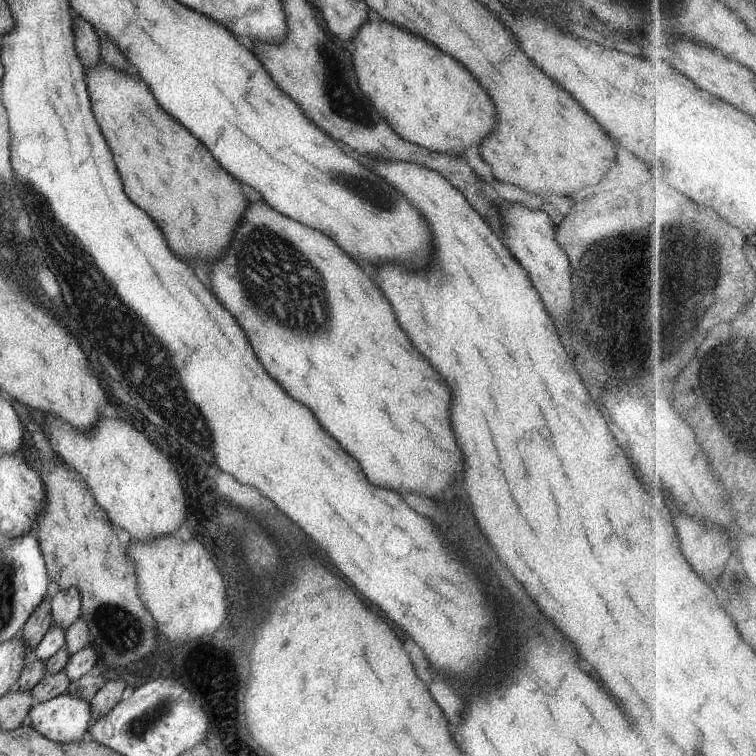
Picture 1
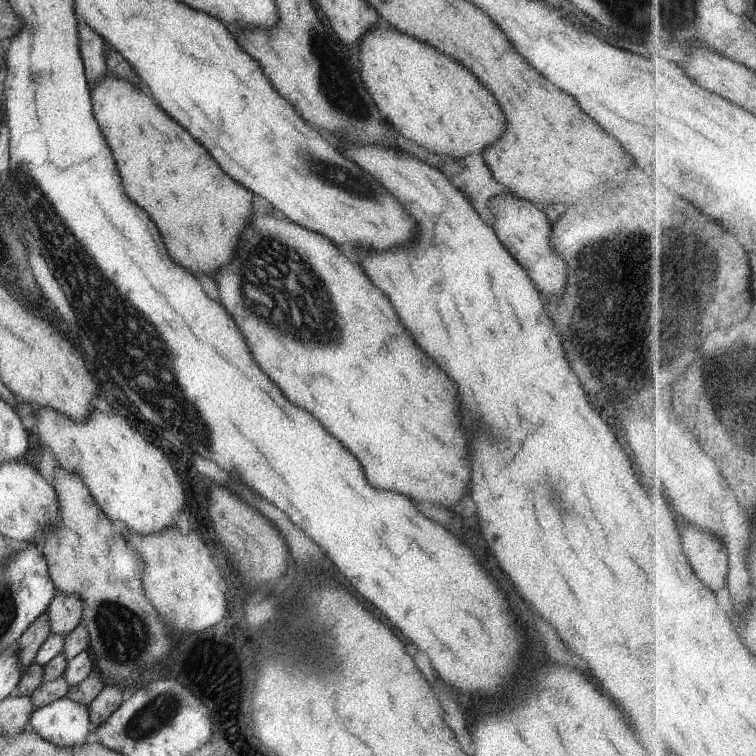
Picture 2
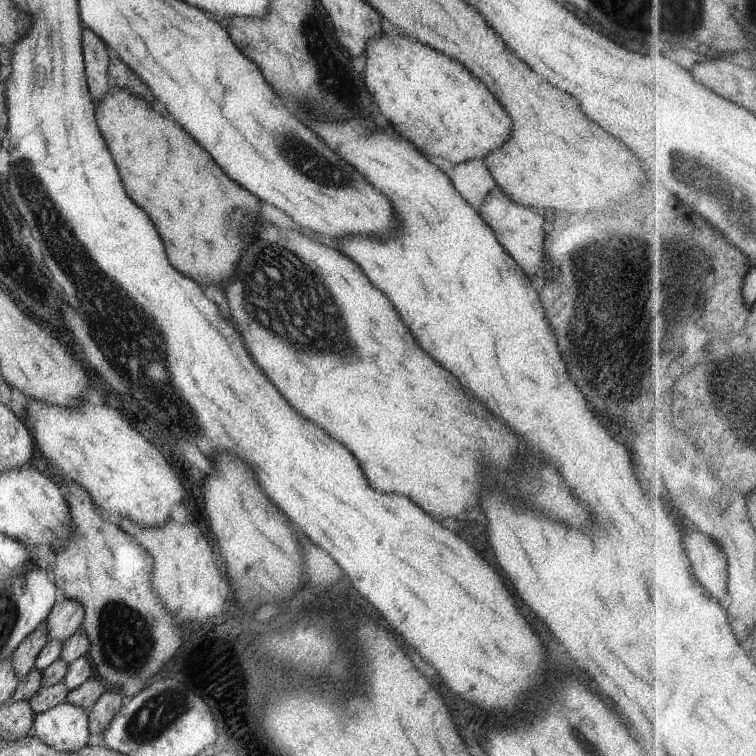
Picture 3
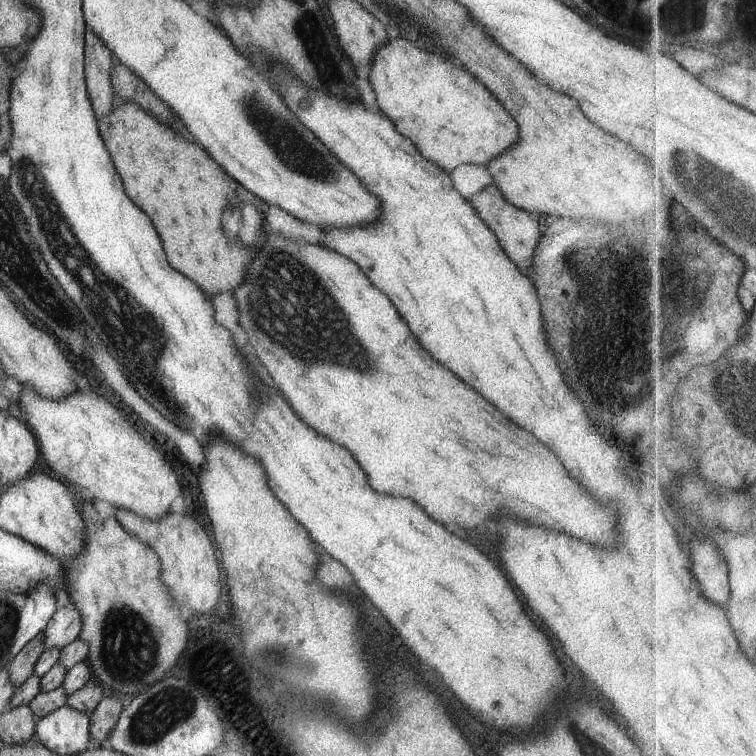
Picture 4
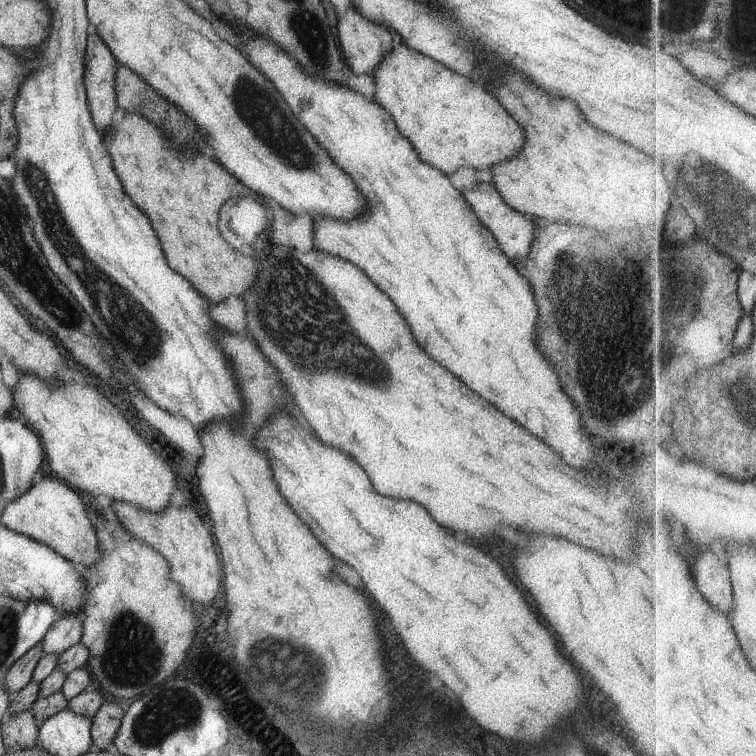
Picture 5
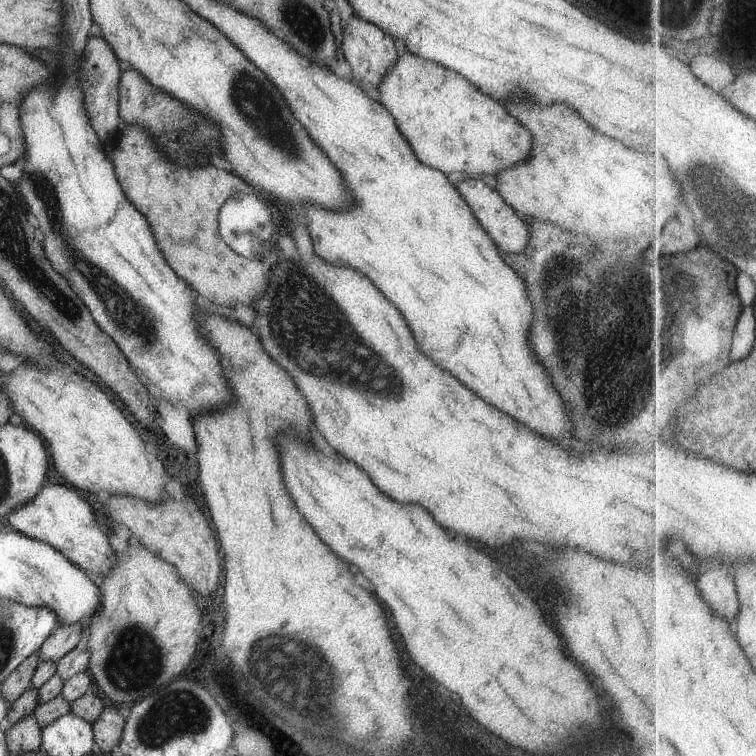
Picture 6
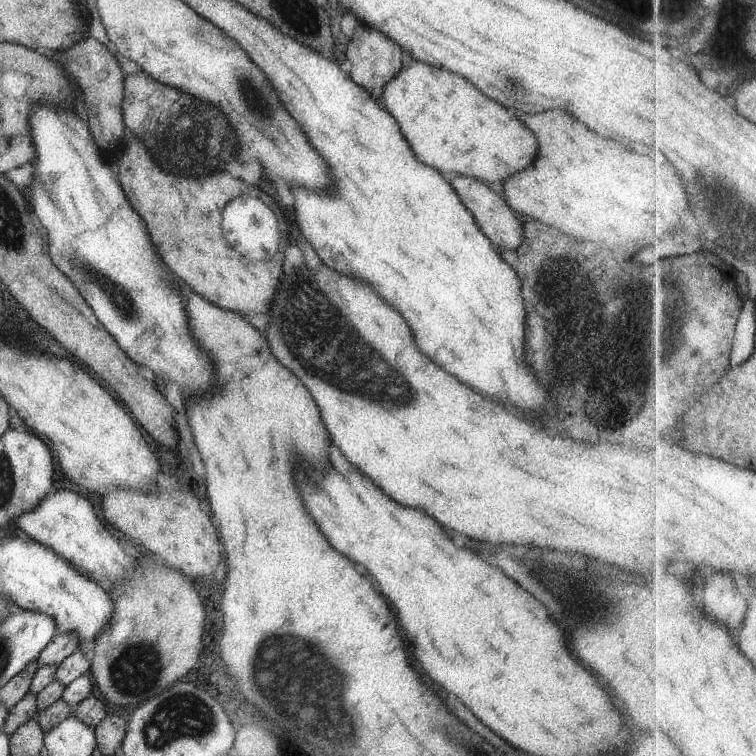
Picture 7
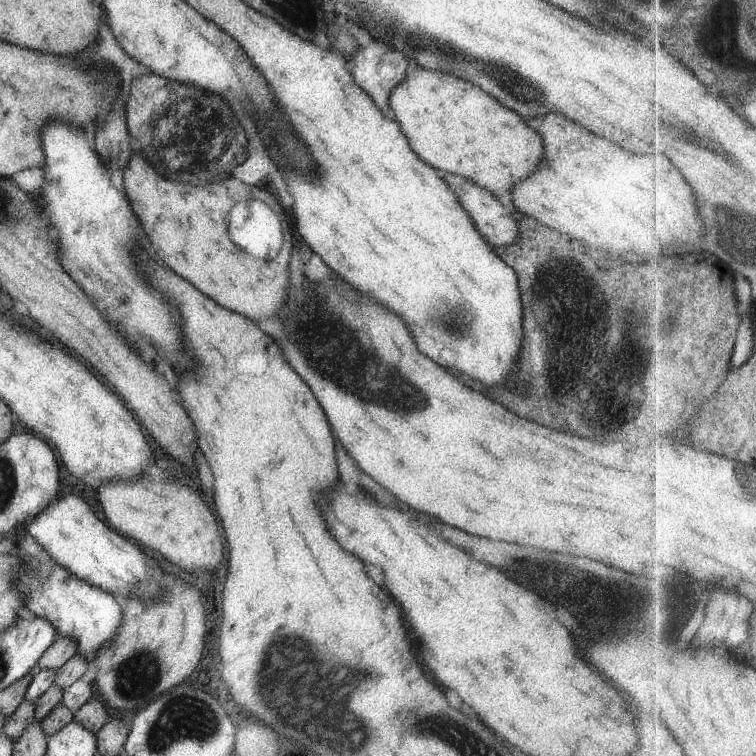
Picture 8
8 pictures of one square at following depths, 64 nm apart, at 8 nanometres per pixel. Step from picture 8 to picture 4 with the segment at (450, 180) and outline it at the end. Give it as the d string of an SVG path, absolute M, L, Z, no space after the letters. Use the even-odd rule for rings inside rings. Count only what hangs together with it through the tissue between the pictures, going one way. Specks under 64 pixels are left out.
M494 183L473 194L468 202L474 207L482 222L485 222L486 226L496 235L502 250L508 255L508 258L511 258L512 262L522 271L529 270L534 249L538 239L541 237L540 225L544 219L534 213L512 206L502 196L502 193Z

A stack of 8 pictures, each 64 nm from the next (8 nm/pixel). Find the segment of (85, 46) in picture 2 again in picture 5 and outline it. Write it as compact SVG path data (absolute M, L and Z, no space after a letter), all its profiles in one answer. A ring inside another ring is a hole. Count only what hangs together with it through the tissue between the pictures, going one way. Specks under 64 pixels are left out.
M88 36L84 59L88 108L98 132L101 135L108 132L104 134L104 144L108 146L114 170L126 194L150 218L164 256L174 272L180 272L184 278L188 278L192 286L214 304L226 300L228 296L242 298L244 292L254 286L260 272L260 262L254 262L254 258L266 258L274 246L268 214L254 200L258 194L250 190L252 198L244 198L248 196L248 188L230 176L220 164L210 162L202 154L178 156L166 146L160 130L148 119L118 110L115 93L117 70L116 58L100 40L100 36ZM110 126L112 130L108 130ZM240 252L254 258L246 258Z

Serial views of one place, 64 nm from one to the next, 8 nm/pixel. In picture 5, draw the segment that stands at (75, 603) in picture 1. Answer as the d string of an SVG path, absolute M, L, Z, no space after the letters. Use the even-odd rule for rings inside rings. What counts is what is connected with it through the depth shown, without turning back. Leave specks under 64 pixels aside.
M62 615L46 633L41 642L44 655L62 654L67 648L81 642L83 635L83 616Z

